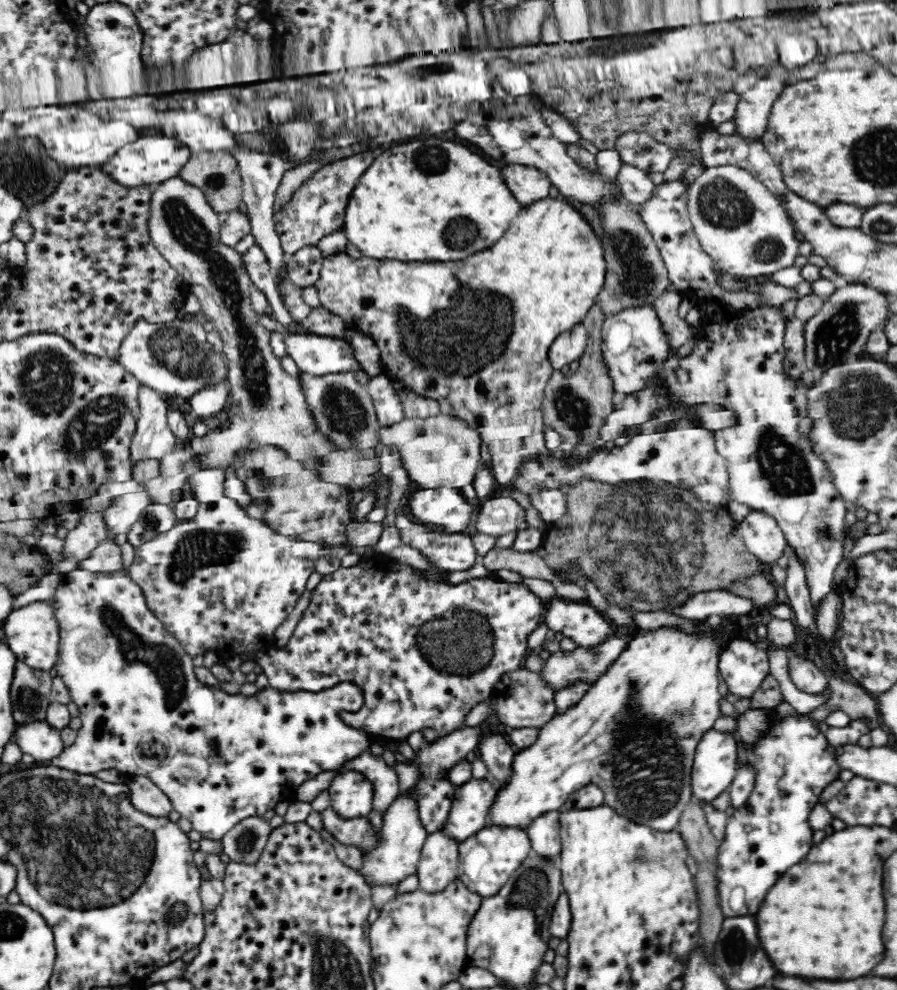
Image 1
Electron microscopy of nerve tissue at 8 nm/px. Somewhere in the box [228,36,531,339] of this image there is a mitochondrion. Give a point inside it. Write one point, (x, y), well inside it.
(460, 232)

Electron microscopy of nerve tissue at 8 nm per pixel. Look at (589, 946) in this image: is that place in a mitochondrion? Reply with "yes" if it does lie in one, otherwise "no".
no

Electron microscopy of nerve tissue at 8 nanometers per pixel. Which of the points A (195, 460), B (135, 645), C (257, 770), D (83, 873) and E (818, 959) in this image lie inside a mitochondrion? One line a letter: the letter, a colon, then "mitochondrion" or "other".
A: mitochondrion
B: mitochondrion
C: other
D: mitochondrion
E: other

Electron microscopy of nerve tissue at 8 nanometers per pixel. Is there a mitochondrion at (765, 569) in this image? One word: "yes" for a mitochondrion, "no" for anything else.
no

